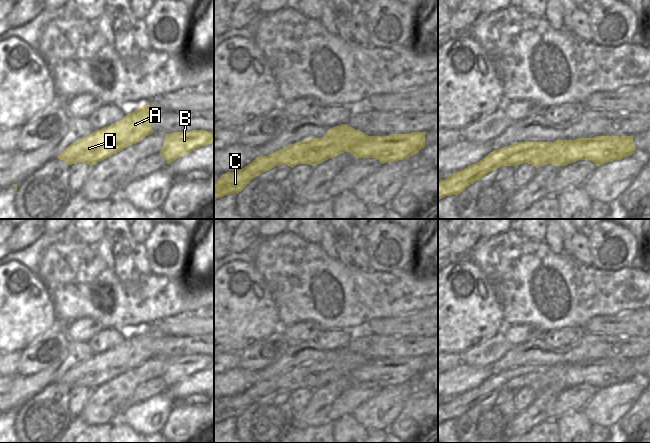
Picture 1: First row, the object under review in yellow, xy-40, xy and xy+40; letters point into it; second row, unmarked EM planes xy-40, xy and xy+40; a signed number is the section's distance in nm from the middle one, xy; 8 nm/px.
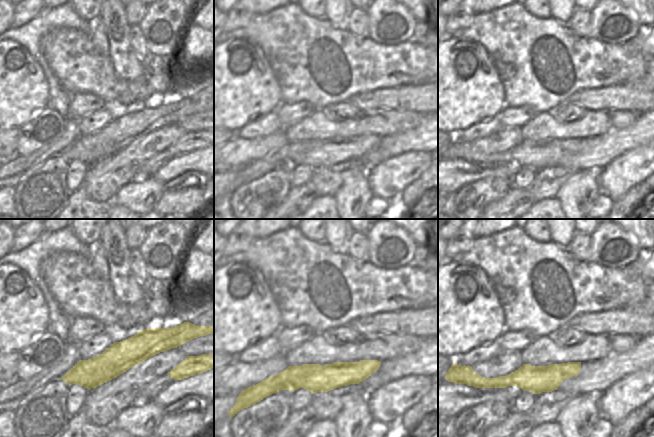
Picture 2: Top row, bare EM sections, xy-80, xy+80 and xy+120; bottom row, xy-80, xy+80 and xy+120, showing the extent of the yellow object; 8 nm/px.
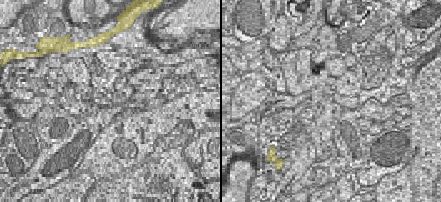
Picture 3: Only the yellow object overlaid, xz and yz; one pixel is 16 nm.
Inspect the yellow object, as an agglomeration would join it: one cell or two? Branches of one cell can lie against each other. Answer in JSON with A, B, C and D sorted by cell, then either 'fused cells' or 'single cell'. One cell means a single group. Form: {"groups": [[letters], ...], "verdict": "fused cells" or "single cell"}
{"groups": [["A", "C", "D"], ["B"]], "verdict": "fused cells"}

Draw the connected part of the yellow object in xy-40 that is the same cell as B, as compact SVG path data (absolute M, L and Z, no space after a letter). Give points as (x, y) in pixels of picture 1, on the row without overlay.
M192 354L165 358L165 365L160 379L170 388L174 384L214 366L214 356Z

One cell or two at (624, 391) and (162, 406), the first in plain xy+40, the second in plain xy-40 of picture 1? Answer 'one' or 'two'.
one

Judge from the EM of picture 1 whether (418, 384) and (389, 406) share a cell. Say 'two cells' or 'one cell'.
two cells

